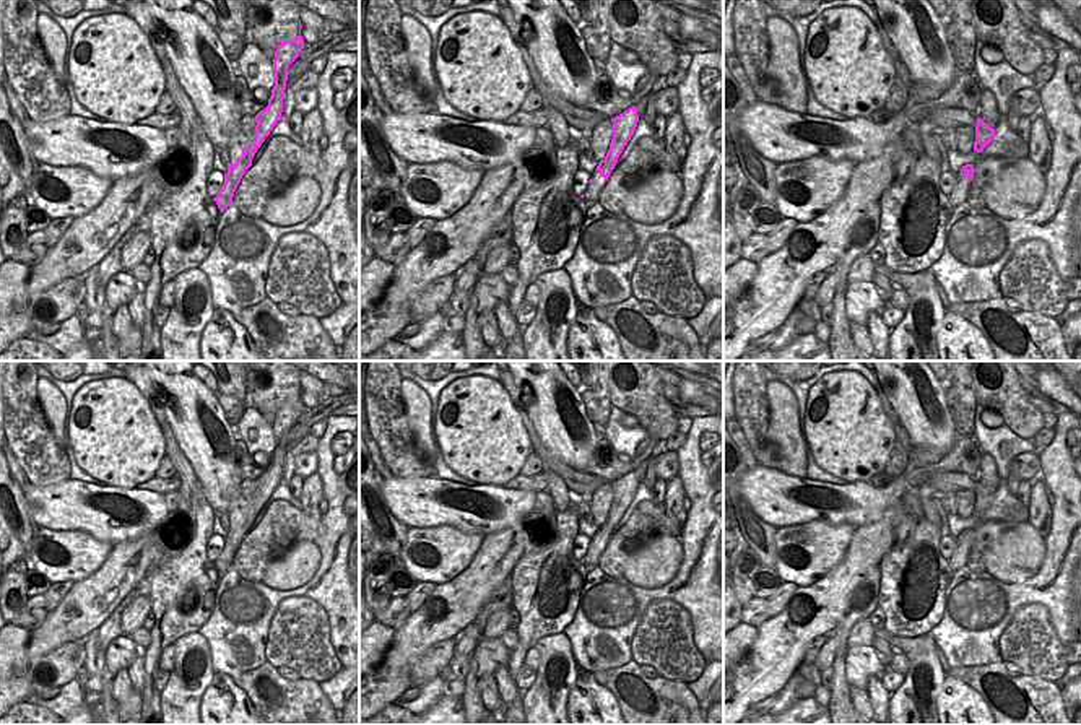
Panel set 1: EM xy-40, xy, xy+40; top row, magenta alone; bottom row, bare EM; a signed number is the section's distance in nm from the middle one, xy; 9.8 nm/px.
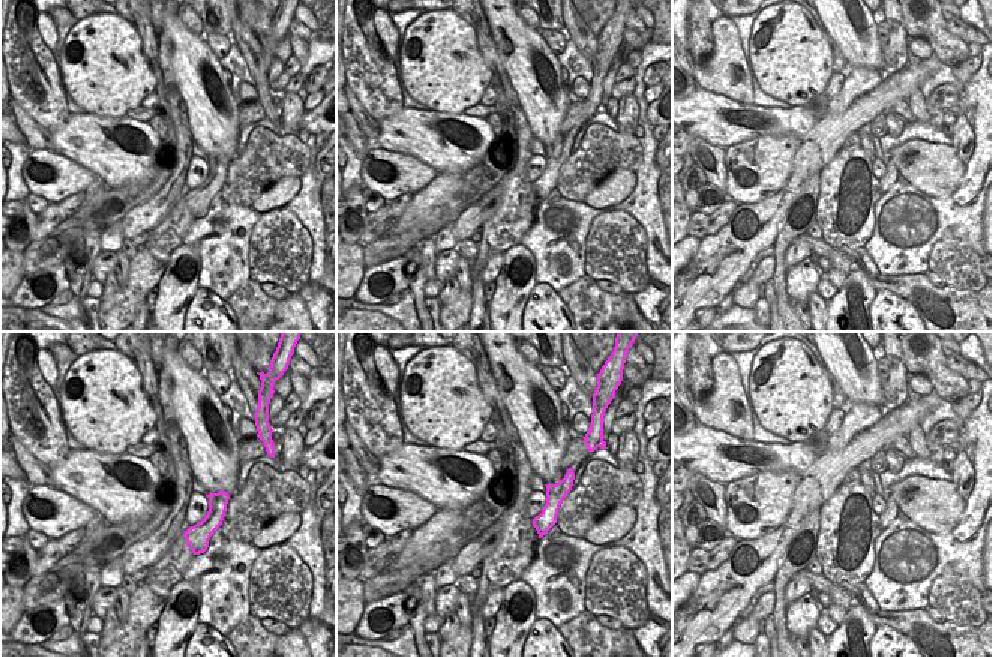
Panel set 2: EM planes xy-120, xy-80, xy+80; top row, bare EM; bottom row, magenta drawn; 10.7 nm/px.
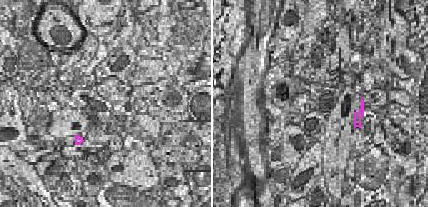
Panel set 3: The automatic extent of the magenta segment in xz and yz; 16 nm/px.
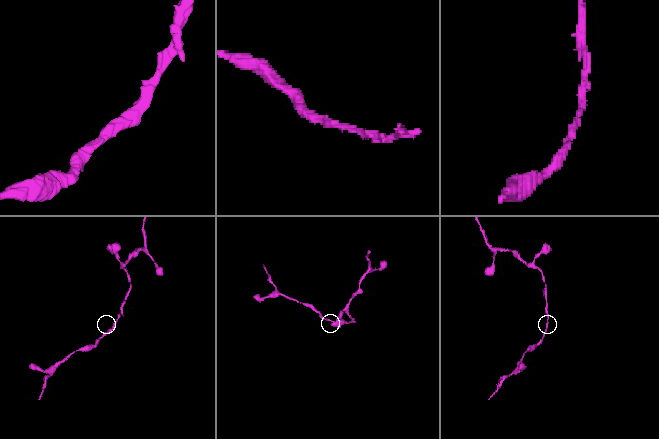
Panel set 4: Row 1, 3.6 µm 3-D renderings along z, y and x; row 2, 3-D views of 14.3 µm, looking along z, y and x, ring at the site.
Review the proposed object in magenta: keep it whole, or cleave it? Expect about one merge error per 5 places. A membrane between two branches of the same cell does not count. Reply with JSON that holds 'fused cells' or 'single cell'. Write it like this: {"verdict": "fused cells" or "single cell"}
{"verdict": "single cell"}

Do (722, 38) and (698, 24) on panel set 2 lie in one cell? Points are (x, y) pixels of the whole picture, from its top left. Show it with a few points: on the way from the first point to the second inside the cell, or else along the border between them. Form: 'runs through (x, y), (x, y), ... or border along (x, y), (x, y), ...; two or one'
border along (712, 23), (713, 54), (707, 62), (697, 65); two

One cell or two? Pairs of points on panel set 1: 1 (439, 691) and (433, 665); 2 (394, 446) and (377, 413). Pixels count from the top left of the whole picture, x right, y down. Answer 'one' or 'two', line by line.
1: two
2: one

